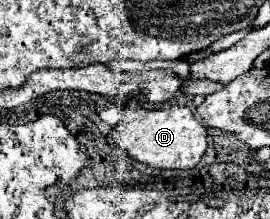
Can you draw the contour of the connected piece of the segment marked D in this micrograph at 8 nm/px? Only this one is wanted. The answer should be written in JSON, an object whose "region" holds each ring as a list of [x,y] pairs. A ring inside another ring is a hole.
{"region":[[[131,99],[125,103],[121,121],[111,135],[129,157],[153,169],[193,169],[207,149],[207,129],[195,119],[191,109],[181,105],[149,111],[139,101]]]}

